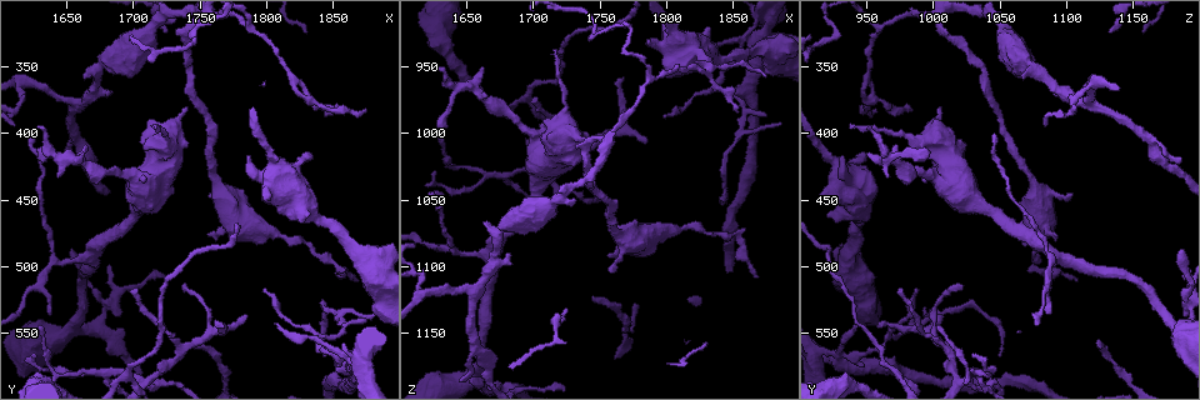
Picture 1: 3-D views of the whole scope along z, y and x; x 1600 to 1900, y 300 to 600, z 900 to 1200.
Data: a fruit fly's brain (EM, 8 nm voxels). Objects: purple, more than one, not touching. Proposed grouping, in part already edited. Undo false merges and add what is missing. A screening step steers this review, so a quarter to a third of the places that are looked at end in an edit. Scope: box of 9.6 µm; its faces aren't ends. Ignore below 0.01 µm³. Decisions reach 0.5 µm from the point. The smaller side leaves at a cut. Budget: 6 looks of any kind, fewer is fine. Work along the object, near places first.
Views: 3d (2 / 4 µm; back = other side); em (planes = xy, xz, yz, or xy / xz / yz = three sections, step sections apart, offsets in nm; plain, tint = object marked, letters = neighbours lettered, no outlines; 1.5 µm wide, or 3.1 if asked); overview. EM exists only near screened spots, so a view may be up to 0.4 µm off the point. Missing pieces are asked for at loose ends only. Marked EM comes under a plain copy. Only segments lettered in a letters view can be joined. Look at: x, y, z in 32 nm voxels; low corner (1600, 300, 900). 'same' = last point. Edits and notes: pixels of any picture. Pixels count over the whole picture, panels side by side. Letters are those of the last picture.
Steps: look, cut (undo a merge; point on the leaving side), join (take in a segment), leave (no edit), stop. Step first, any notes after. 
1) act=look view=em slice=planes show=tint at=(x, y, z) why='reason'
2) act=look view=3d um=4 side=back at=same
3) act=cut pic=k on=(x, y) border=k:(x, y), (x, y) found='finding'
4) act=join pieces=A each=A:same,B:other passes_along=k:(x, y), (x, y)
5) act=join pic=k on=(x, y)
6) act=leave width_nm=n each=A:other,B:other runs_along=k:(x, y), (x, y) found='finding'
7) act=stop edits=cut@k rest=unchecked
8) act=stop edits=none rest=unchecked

act=look view=3d um=2 at=(1744, 556, 1124) why='free end'

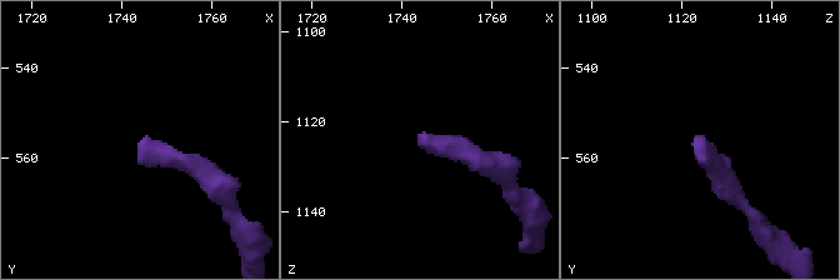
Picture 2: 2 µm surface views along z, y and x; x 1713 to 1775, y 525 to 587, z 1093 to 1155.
act=look view=em slice=xy step=4 show=tint at=(1744, 558, 1123) why='need the tissue'

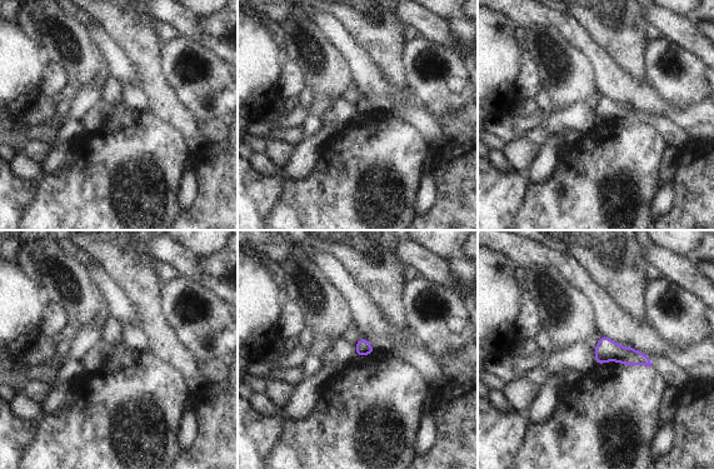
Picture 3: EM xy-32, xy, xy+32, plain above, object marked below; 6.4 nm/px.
act=look view=em slice=planes show=letters at=same why='another direction'

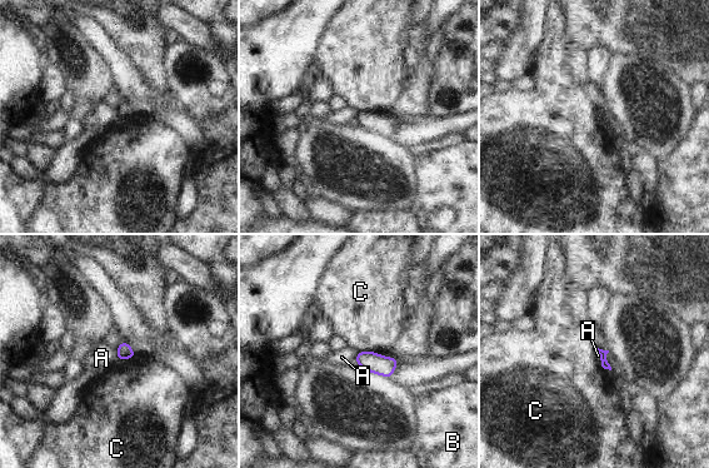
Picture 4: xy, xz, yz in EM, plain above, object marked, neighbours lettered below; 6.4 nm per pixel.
act=leave each=A:other,B:other,C:other border=4:(115, 349), (118, 358) found='no lettered segment goes on from it'

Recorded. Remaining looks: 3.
act=look view=em slice=planes show=letters at=(1654, 486, 1184) why='free end'

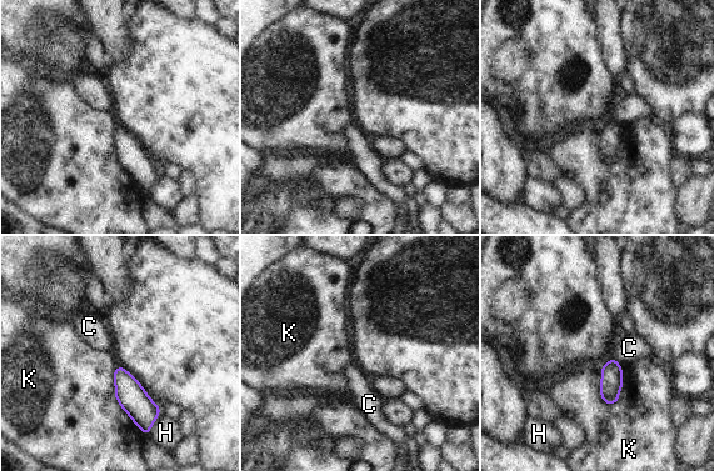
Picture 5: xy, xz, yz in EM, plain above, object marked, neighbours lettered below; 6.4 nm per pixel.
act=leave width_nm=120 each=C:other,H:other,K:other found='no lettered segment goes on from it'

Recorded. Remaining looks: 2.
act=look view=em slice=yz step=4 show=letters at=(1628, 410, 996) why='an open end'

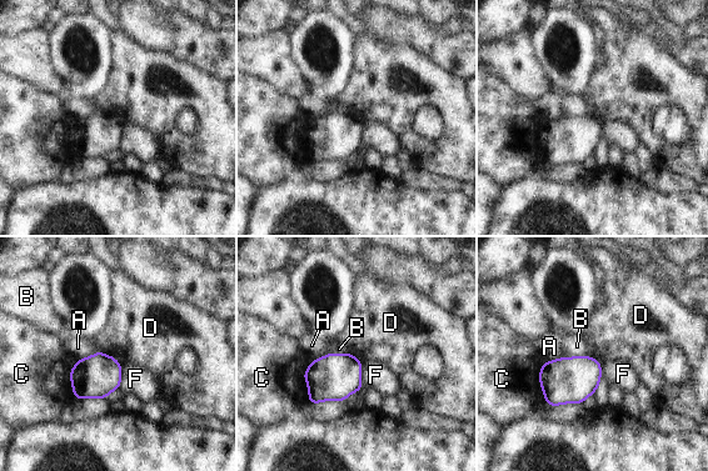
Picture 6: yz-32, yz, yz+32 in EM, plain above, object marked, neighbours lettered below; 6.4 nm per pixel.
act=leave each=A:other,B:other,C:other,D:other,F:other border=6:(100, 350), (111, 355), (121, 366) found='no lettered segment goes on from it'

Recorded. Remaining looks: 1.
act=stop edits=none rest=unchecked

